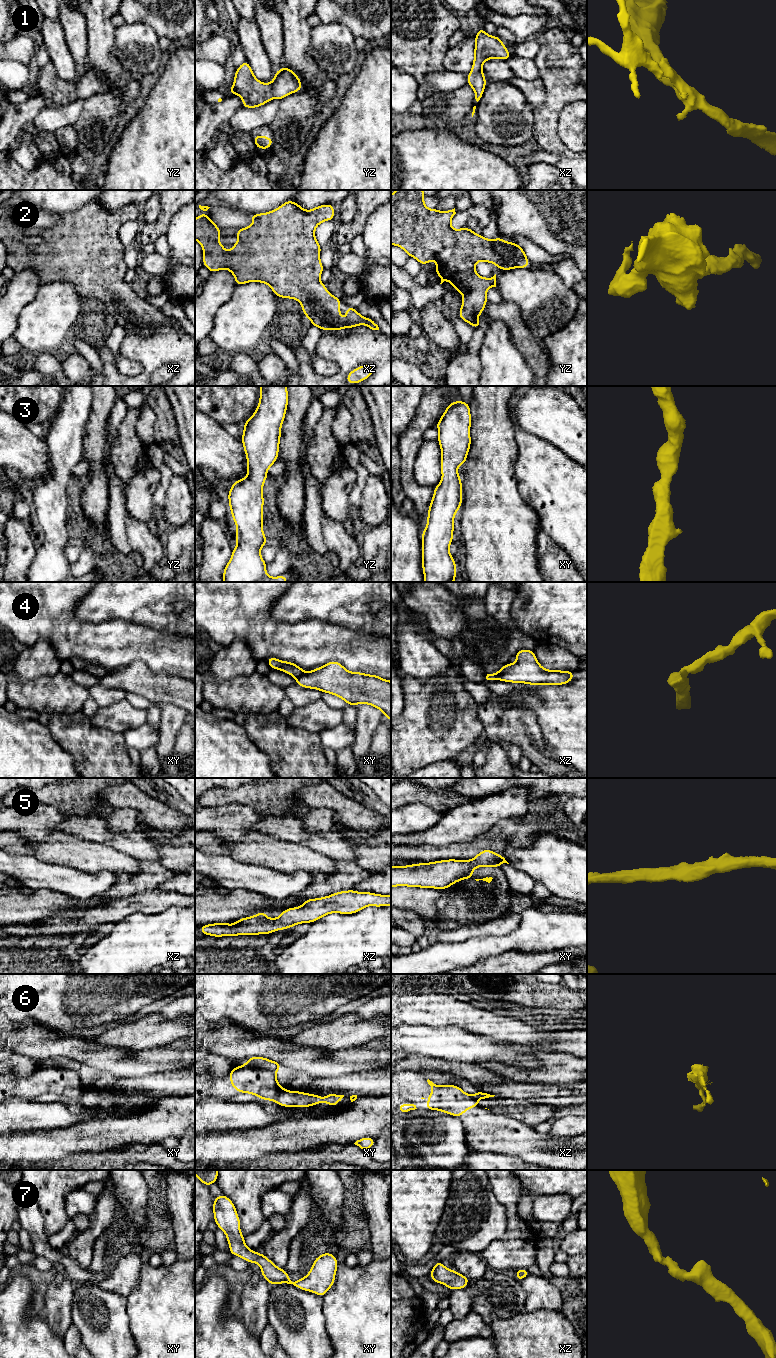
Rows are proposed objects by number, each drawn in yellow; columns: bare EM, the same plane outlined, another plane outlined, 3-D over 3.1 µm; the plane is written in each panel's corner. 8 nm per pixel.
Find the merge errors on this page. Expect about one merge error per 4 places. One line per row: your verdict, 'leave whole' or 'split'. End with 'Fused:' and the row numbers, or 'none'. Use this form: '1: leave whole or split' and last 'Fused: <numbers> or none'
1: leave whole
2: leave whole
3: leave whole
4: split
5: leave whole
6: split
7: leave whole
Fused: 4, 6

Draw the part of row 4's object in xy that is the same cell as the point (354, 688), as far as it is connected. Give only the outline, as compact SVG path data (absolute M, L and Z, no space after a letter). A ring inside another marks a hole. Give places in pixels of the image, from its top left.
M338 661L303 673L297 685L318 689L343 699L349 706L368 704L383 712L391 721L391 681L378 675L350 672Z

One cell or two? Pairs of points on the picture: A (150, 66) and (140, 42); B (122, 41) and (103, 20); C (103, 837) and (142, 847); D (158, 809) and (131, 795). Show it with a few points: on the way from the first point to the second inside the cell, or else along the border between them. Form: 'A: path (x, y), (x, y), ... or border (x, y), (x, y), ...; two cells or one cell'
A: path (146, 60), (140, 54), (140, 48); one cell
B: border (115, 27), (115, 54), (117, 56); two cells
C: path (113, 840), (132, 843); one cell
D: path (151, 809), (138, 800); one cell

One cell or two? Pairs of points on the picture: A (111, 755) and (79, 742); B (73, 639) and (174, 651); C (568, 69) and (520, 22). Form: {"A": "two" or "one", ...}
{"A": "one", "B": "one", "C": "two"}

